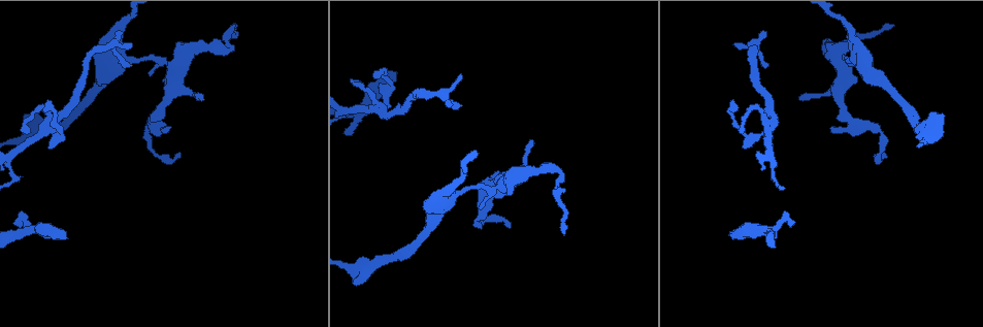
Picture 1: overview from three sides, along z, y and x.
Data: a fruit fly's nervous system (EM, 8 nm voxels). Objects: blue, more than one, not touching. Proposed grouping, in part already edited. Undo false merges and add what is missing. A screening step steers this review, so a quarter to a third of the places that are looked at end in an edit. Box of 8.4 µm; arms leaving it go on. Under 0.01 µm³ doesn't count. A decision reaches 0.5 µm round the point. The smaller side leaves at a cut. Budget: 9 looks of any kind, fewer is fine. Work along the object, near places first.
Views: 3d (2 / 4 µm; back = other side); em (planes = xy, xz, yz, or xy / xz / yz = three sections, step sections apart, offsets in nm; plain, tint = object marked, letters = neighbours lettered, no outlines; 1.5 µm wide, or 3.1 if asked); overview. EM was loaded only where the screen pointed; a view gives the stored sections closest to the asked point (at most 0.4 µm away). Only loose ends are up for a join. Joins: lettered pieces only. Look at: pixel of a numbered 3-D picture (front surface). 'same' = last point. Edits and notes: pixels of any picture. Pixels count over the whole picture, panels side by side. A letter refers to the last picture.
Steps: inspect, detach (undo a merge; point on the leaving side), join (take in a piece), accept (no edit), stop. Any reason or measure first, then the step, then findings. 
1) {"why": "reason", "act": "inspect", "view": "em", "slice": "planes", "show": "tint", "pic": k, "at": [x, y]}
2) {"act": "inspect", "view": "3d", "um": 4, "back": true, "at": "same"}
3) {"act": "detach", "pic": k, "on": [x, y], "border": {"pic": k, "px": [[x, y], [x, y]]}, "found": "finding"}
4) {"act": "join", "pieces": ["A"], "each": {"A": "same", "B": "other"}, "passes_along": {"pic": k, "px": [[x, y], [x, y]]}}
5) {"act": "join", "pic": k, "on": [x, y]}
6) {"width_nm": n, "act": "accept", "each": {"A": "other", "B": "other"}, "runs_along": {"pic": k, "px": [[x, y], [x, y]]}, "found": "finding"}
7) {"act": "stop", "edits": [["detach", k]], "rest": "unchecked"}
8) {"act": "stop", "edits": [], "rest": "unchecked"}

{"why": "an open end", "act": "inspect", "view": "3d", "um": 4, "pic": 1, "at": [181, 157]}

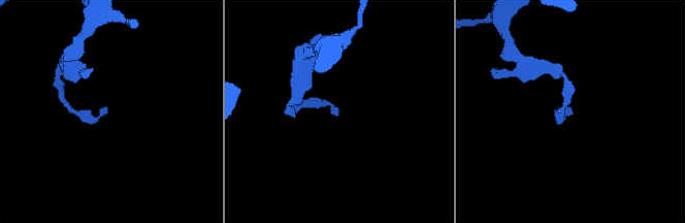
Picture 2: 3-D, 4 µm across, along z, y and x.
{"why": "shape alone is not enough", "act": "inspect", "view": "em", "slice": "planes", "show": "letters", "pic": 2, "at": [570, 113]}

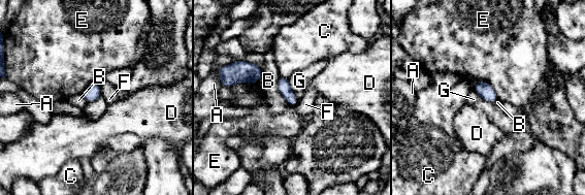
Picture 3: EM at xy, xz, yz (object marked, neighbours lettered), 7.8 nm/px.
{"act": "accept", "each": {"A": "other", "B": "other", "C": "other", "D": "other", "E": "other", "F": "other", "G": "other"}, "found": "no lettered piece goes on from it"}

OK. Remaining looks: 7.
{"act": "inspect", "view": "em", "slice": "planes", "show": "letters", "pic": 1, "at": [762, 35]}

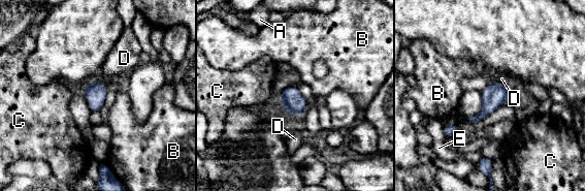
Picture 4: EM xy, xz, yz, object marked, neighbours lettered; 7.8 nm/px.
{"width_nm": 160, "longest_contact_nm": ["D", 130], "act": "join", "pieces": ["D"], "each": {"A": "other", "B": "other", "C": "other", "D": "same", "E": "other"}, "found": "it goes on there"}

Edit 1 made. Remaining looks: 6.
{"why": "branch stops here", "act": "inspect", "view": "3d", "um": 4, "pic": 1, "at": [352, 135]}

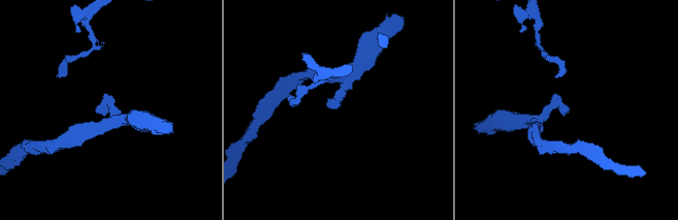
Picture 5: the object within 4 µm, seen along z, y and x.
{"act": "inspect", "view": "em", "slice": "planes", "show": "letters", "pic": 5, "at": [106, 109]}

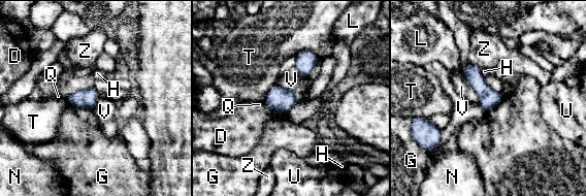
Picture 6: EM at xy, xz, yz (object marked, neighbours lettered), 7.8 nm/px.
{"width_nm": 150, "act": "accept", "each": {"D": "other", "G": "other", "H": "other", "L": "other", "N": "other", "Q": "other", "T": "other", "U": "other", "V": "other", "Z": "other"}, "border": {"pic": 6, "px": [[468, 62], [464, 77], [480, 102]]}, "found": "no lettered piece goes on from it"}

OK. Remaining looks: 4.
{"why": "free end", "act": "inspect", "view": "em", "slice": "yz", "step": 4, "show": "tint", "pic": 1, "at": [24, 117]}

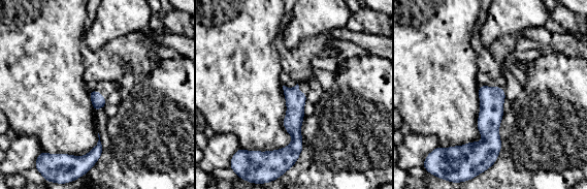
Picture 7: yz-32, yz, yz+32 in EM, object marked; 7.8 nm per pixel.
{"why": "another direction", "act": "inspect", "view": "em", "slice": "planes", "show": "letters", "at": "same"}

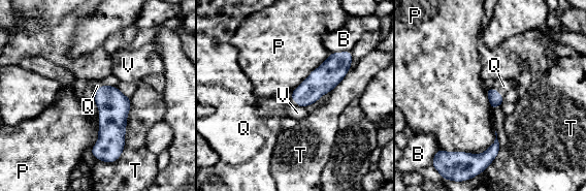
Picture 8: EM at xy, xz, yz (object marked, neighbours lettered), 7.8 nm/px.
{"longest_contact_nm": ["T", 550], "act": "join", "pieces": ["Q"], "each": {"B": "other", "P": "other", "Q": "same", "T": "other", "V": "other"}, "passes_along": {"pic": 8, "px": [[495, 99], [498, 91], [503, 86]]}, "found": "it goes on there"}

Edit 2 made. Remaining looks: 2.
{"act": "stop", "edits": [["join", 4], ["join", 8]], "rest": "unchecked"}

